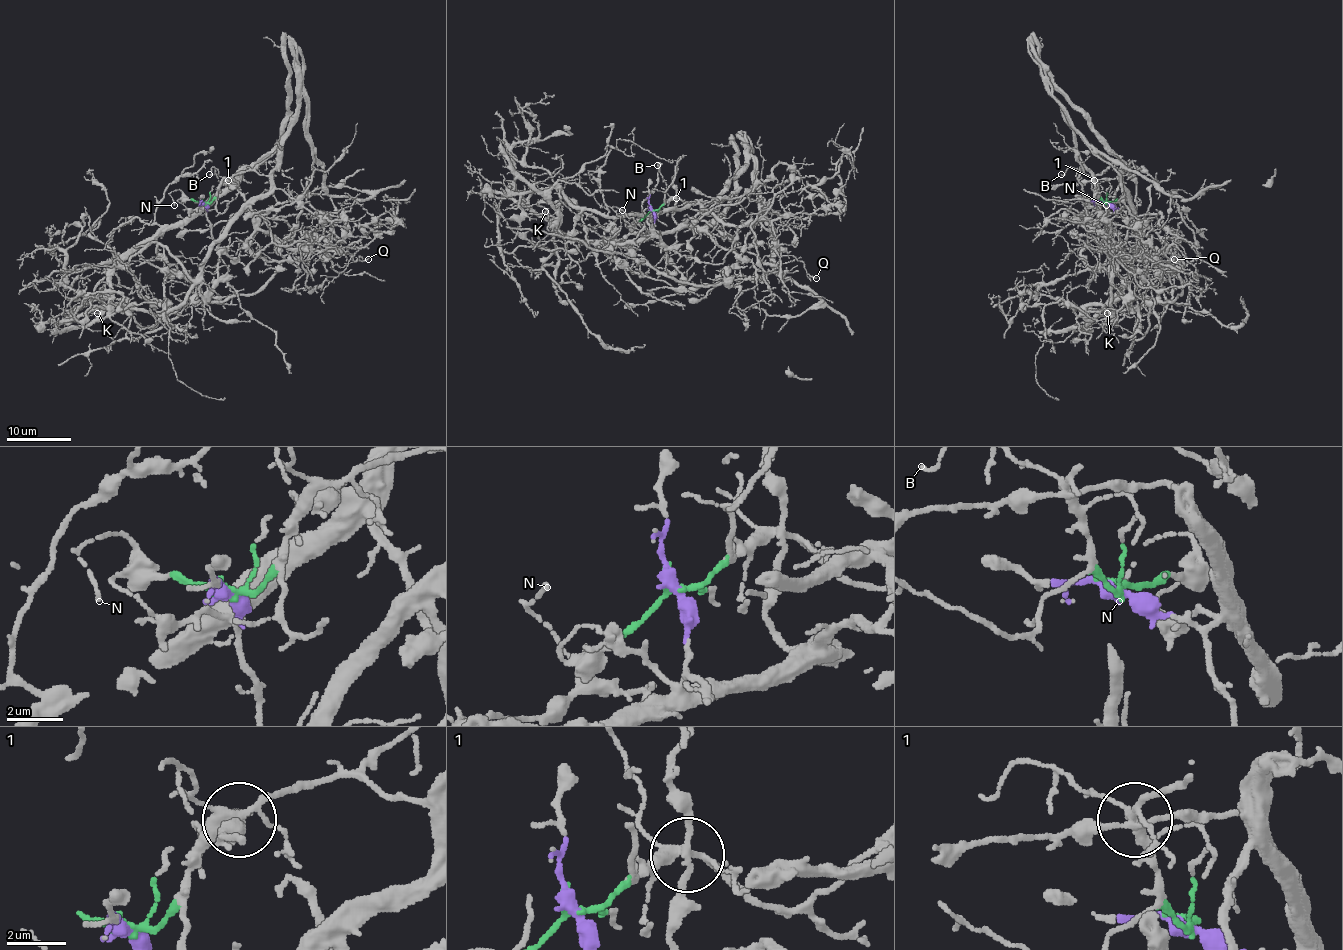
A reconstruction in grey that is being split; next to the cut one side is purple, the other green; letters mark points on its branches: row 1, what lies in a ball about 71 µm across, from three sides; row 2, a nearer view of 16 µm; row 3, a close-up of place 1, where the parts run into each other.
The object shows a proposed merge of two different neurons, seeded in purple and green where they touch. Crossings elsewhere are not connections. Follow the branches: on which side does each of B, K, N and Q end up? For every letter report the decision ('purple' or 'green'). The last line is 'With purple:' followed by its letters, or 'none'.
B: green
K: green
N: green
Q: green
With purple: none

